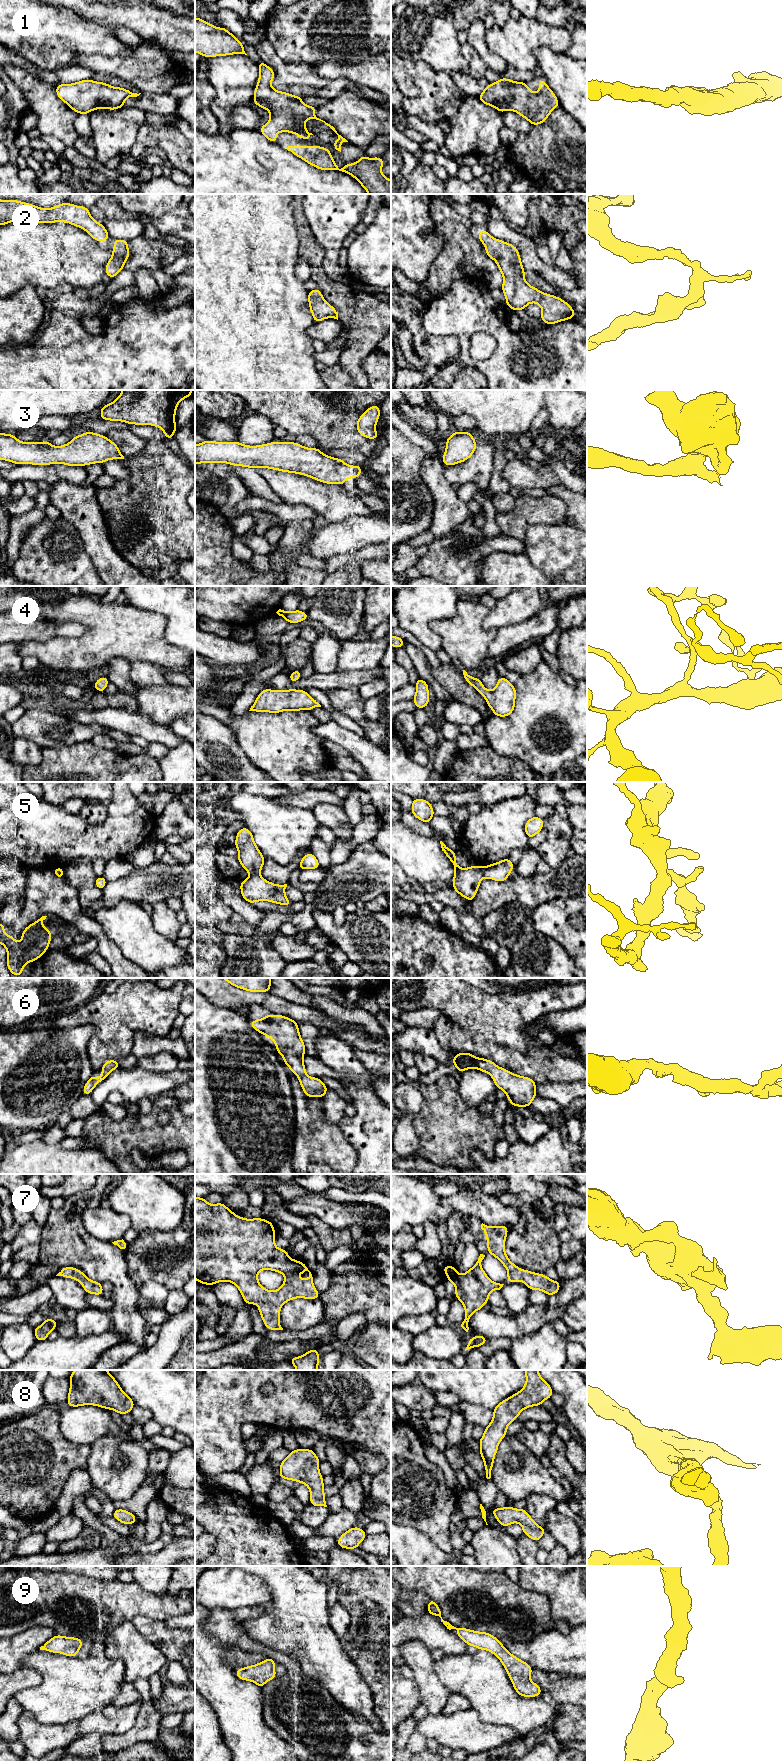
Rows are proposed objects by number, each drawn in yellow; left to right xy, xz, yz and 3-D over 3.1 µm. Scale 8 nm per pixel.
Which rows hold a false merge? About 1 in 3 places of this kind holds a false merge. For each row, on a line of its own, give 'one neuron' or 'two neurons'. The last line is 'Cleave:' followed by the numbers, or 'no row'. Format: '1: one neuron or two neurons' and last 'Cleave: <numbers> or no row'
1: one neuron
2: one neuron
3: one neuron
4: one neuron
5: two neurons
6: one neuron
7: one neuron
8: one neuron
9: one neuron
Cleave: 5

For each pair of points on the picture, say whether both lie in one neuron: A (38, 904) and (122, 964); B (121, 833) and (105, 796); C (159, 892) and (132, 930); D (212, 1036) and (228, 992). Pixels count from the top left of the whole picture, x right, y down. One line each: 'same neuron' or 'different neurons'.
A: same neuron
B: different neurons
C: different neurons
D: different neurons

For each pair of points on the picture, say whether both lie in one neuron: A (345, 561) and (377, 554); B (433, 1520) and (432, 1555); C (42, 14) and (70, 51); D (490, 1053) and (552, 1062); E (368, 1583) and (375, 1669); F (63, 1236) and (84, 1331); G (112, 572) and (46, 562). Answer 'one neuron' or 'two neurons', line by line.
A: one neuron
B: two neurons
C: one neuron
D: one neuron
E: one neuron
F: two neurons
G: two neurons

